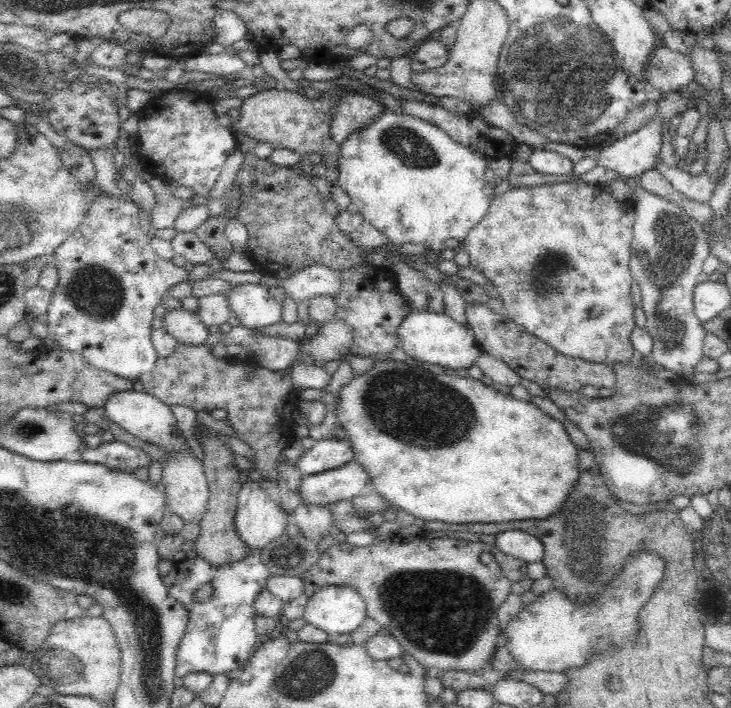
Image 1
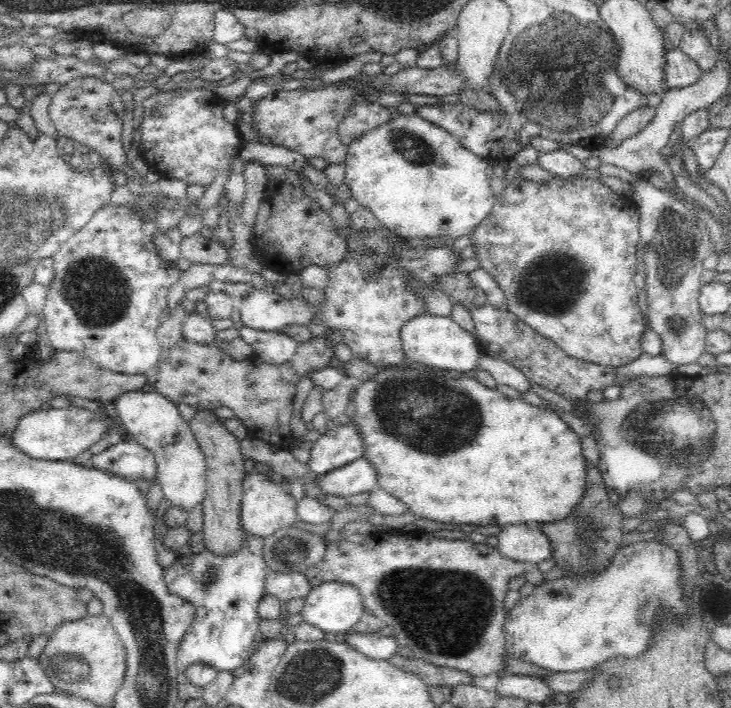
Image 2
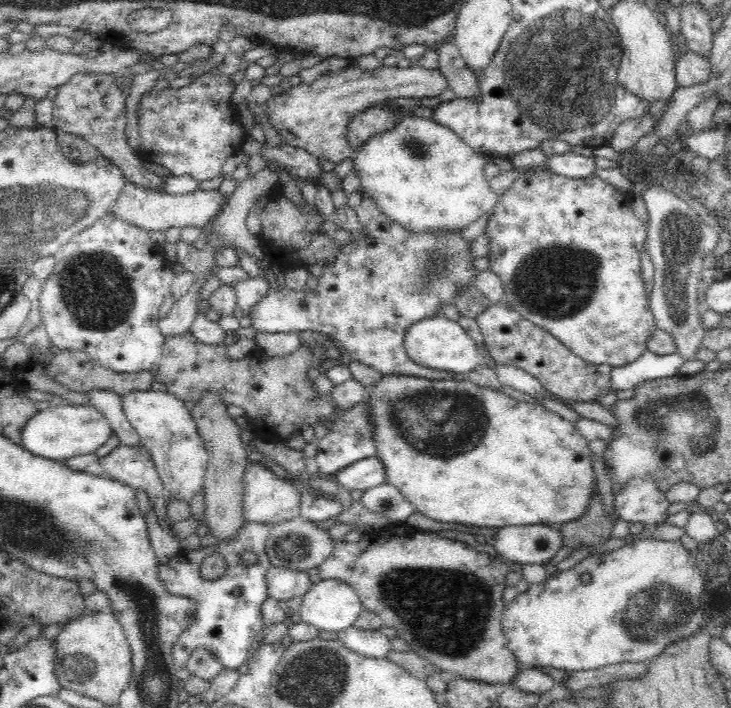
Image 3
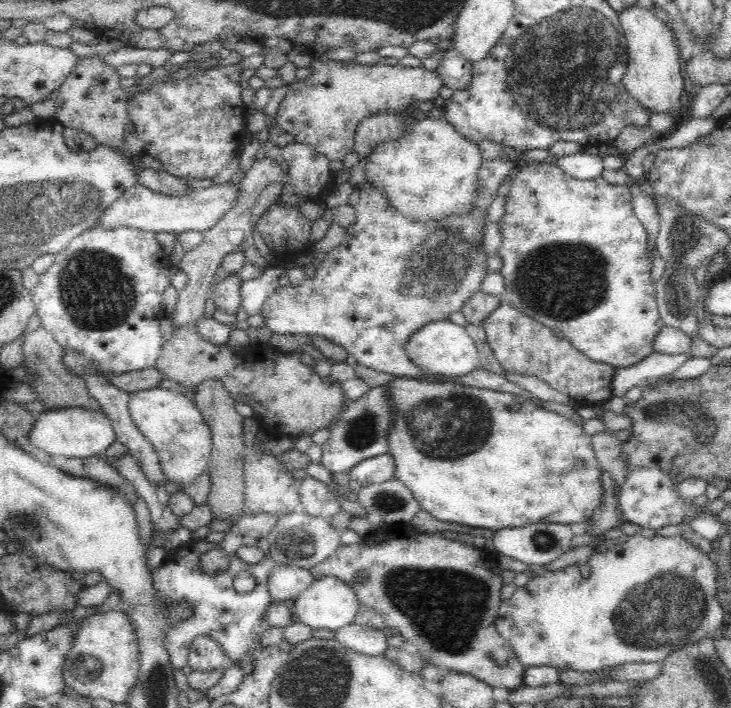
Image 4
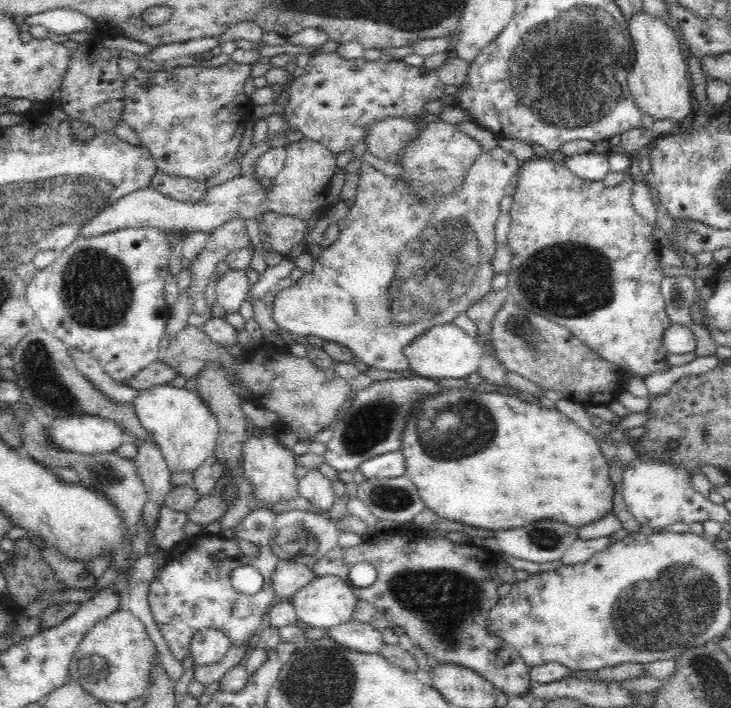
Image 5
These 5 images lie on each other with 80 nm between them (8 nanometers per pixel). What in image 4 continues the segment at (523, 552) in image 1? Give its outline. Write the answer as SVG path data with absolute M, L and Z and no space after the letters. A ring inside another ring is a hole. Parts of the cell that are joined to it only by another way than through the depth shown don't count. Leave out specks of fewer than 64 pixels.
M535 522L526 526L502 528L498 529L498 532L494 534L493 552L498 557L506 556L514 558L514 560L520 560L520 562L527 565L542 566L556 560L564 552L568 551L572 536L570 525L553 522Z

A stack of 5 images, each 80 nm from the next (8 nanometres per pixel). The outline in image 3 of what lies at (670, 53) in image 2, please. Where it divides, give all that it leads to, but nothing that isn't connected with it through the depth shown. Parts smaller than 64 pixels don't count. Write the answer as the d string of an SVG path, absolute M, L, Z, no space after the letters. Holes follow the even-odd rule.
M677 51L674 58L674 79L676 85L687 87L710 78L709 59L692 51Z

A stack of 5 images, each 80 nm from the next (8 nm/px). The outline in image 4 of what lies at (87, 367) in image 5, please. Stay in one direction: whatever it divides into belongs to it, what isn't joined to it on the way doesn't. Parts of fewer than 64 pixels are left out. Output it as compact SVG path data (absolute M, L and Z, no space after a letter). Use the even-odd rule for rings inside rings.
M86 373L84 379L87 392L91 395L91 398L98 401L102 414L110 419L110 425L112 425L114 429L116 440L122 443L122 445L128 449L128 452L136 458L137 463L140 465L140 468L142 468L142 472L144 472L150 482L161 482L161 484L164 485L164 473L160 471L158 453L156 453L156 450L152 447L152 443L138 431L138 427L136 427L128 412L128 399L130 399L131 394L119 390L114 384L108 382L106 375L102 375L102 373L98 373L97 375L94 375L94 373Z

